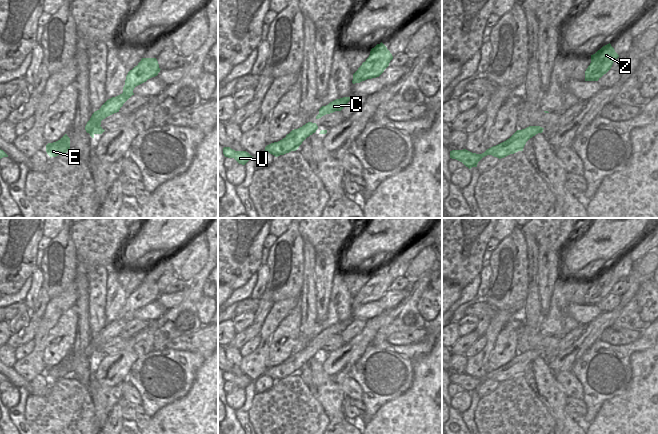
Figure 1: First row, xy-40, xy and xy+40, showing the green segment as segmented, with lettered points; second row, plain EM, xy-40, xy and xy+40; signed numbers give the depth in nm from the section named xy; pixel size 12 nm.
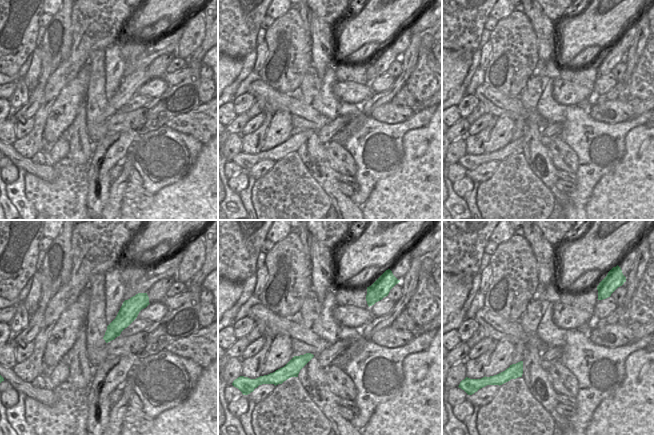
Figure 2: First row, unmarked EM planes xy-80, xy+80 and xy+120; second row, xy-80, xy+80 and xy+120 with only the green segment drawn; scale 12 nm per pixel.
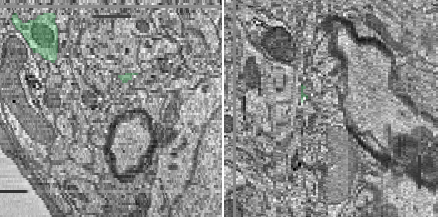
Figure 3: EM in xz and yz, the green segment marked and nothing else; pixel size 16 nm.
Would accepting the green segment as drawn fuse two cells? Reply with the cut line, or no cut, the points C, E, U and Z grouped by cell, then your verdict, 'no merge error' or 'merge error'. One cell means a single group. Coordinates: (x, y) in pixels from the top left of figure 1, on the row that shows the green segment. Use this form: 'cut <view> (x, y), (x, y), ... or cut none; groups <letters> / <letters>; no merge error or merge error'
cut none; groups C E U Z; no merge error

